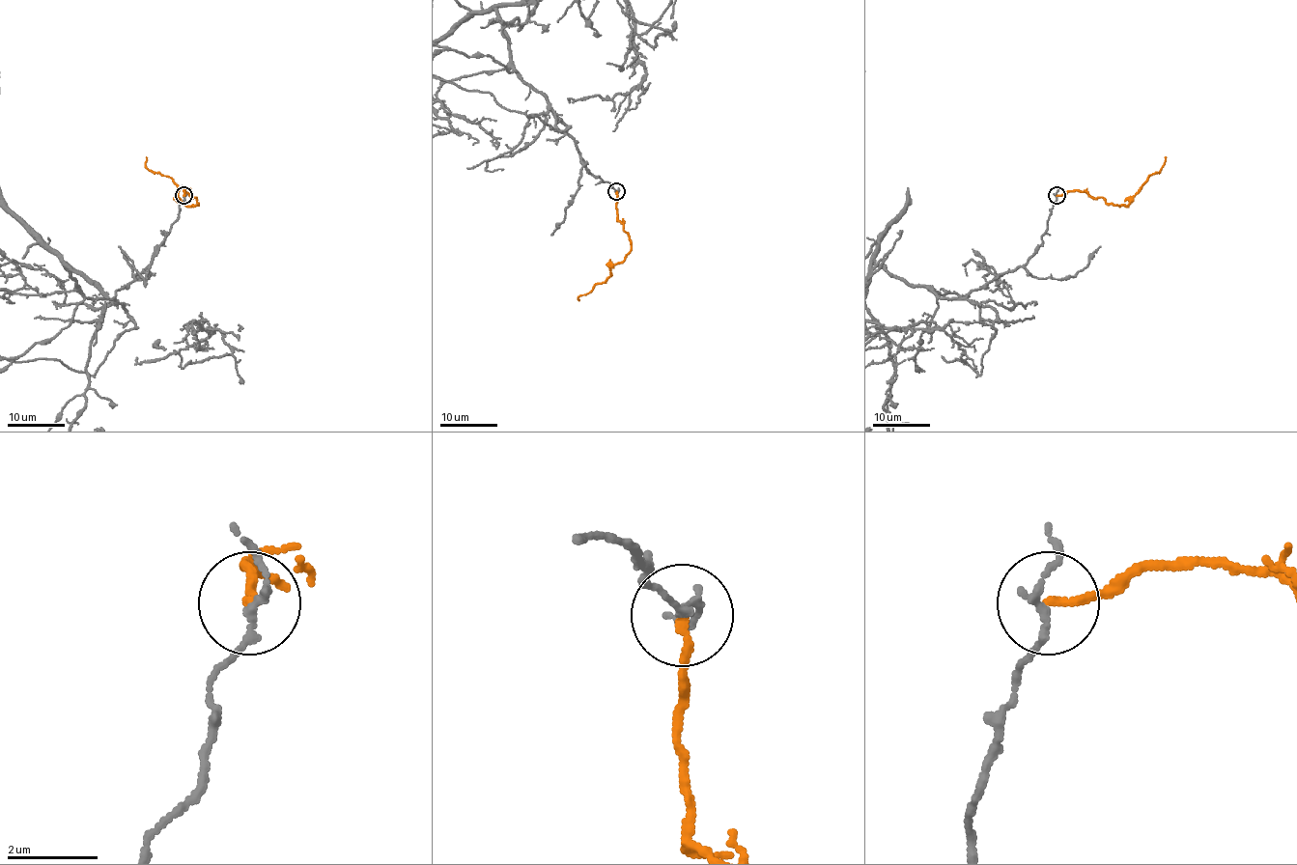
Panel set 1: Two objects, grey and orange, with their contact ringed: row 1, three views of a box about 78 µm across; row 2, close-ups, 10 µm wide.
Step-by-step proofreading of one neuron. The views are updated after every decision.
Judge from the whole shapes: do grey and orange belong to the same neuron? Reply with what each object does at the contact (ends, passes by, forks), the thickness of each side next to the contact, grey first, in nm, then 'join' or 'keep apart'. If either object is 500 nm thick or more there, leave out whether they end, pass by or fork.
grey passes by | orange ends | 150/170 nm | keep apart

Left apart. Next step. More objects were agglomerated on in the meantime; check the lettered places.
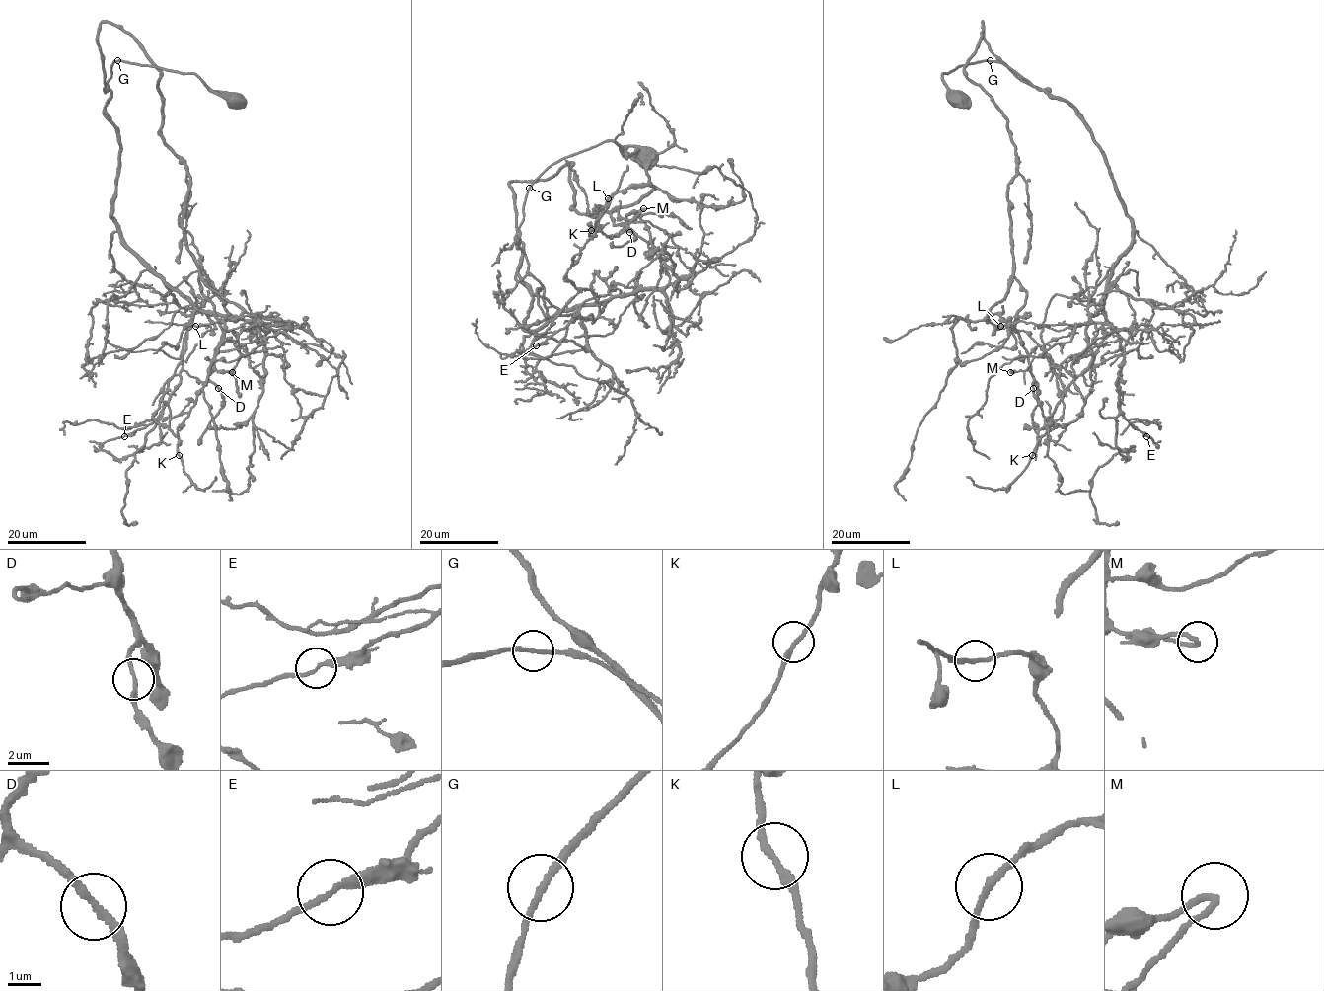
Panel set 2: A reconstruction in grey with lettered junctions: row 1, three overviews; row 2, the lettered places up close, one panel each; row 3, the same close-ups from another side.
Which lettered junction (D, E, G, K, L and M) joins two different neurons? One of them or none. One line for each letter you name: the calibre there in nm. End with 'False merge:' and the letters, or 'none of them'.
False merge: none of them

